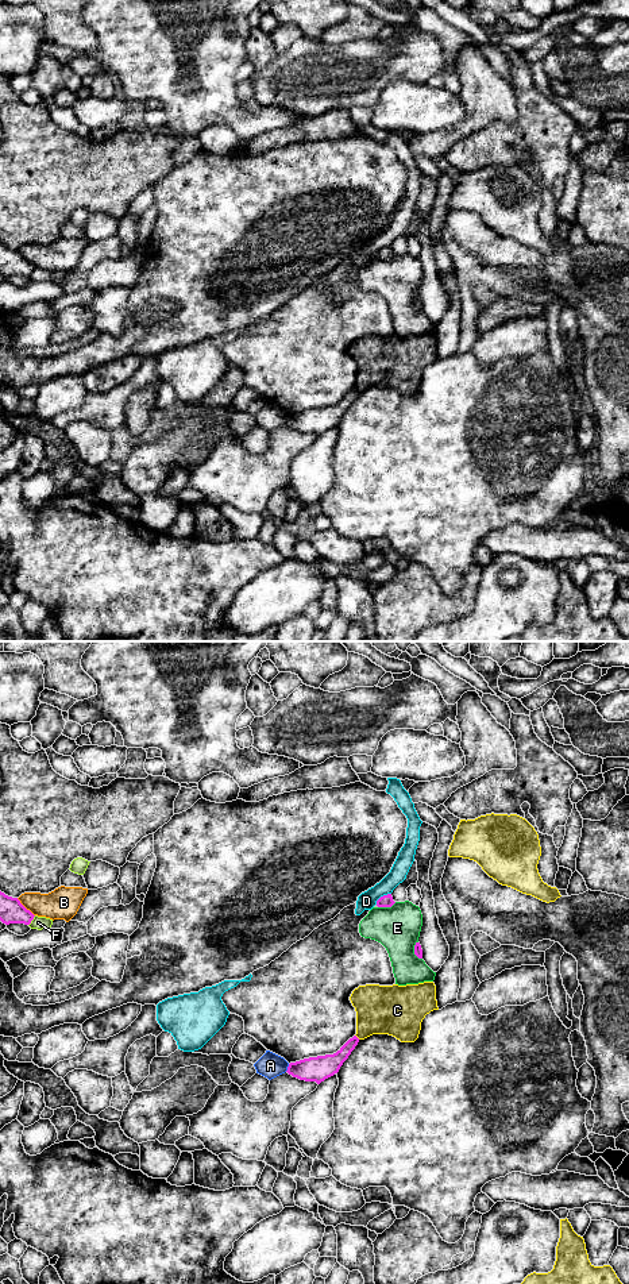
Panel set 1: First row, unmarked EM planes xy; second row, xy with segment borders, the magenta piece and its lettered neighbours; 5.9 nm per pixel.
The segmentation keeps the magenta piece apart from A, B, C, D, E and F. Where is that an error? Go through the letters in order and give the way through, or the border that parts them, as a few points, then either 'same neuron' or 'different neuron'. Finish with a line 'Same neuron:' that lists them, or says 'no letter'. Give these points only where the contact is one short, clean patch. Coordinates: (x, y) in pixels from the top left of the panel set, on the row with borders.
A: border along xy (289, 1064), (285, 1071); different neuron
B: different neuron
C: different neuron
D: border along xy (390, 893), (381, 897), (375, 903); different neuron
E: different neuron
F: border along xy (35, 916), (29, 925); different neuron
Same neuron: no letter

